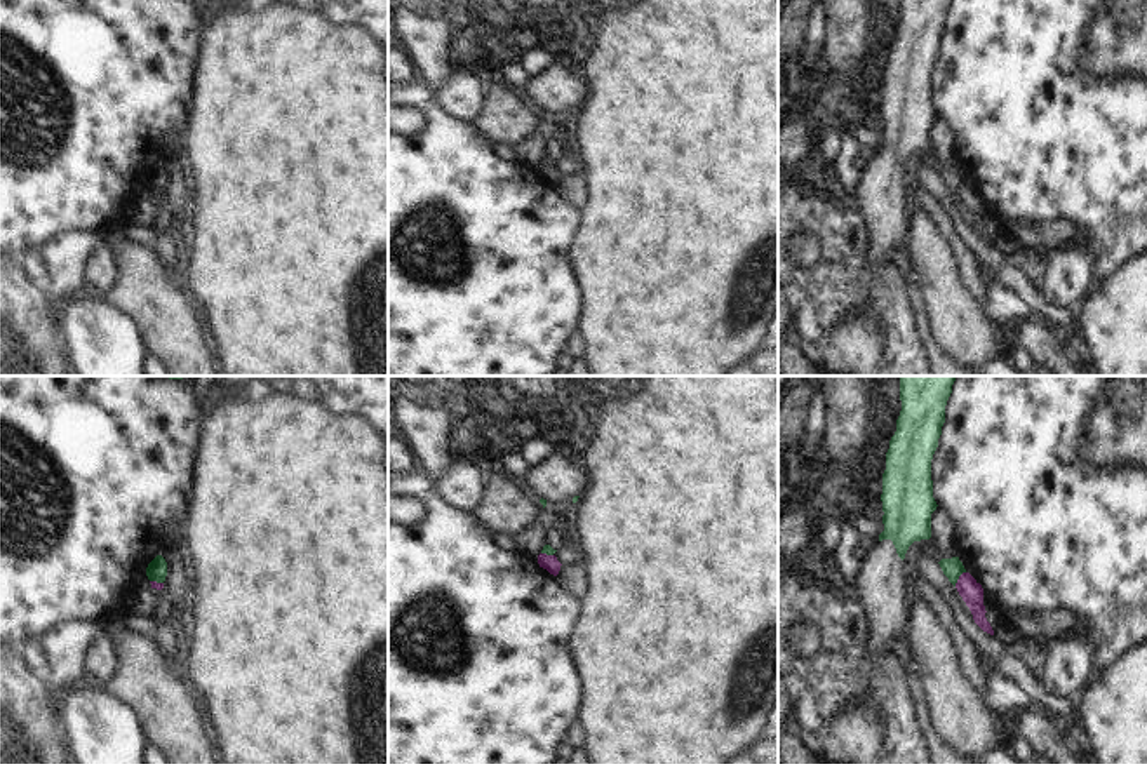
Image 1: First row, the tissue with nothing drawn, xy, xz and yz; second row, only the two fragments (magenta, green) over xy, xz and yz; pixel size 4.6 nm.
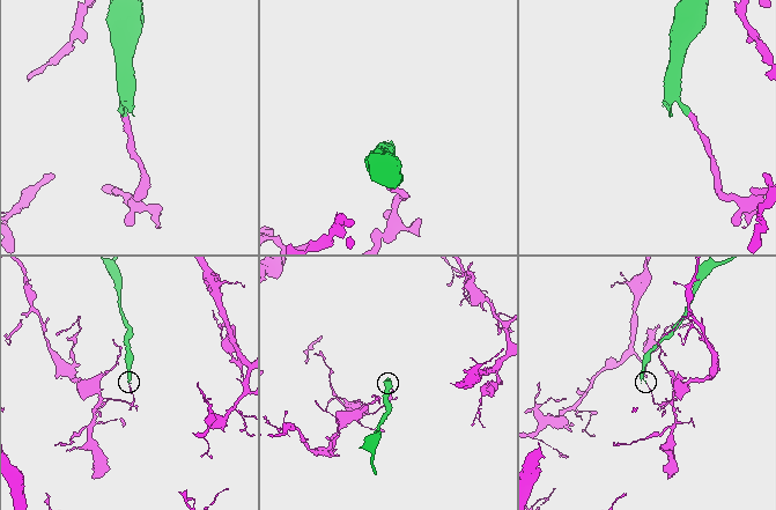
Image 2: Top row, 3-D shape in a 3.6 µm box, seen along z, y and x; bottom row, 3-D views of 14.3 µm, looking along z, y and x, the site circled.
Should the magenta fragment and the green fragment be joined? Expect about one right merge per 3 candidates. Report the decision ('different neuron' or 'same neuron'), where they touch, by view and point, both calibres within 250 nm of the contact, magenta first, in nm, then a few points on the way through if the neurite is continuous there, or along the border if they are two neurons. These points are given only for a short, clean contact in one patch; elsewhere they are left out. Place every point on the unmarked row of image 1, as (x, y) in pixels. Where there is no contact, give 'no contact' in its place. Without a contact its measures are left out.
different neuron; contact yz (959, 188); calibres 110 and 100 nm; border yz (965, 181), (954, 195)

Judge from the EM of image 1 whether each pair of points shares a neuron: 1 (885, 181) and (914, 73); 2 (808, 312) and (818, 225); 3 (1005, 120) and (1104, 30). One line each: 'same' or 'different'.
1: same
2: same
3: different

